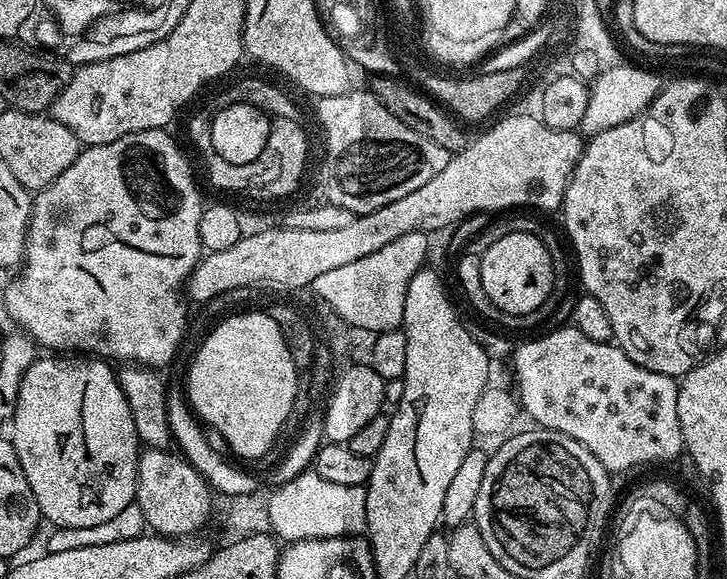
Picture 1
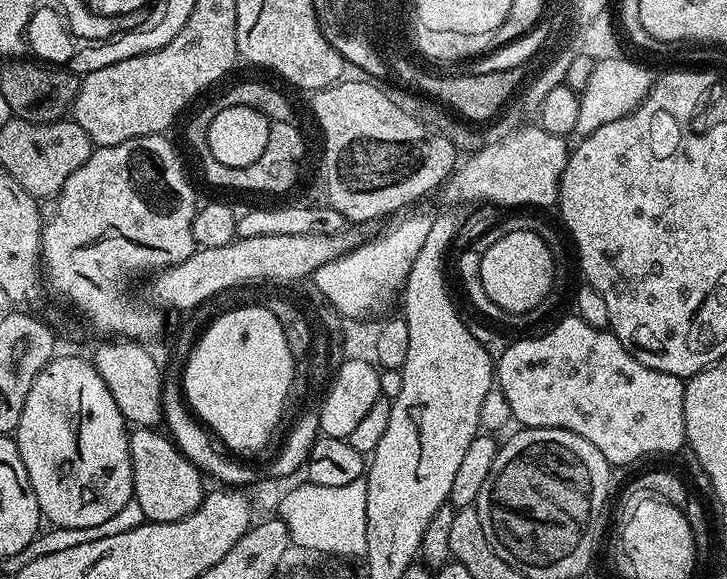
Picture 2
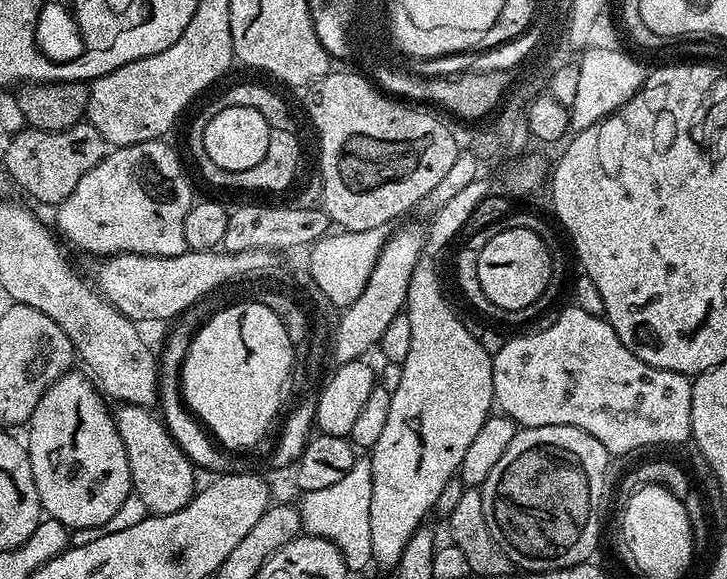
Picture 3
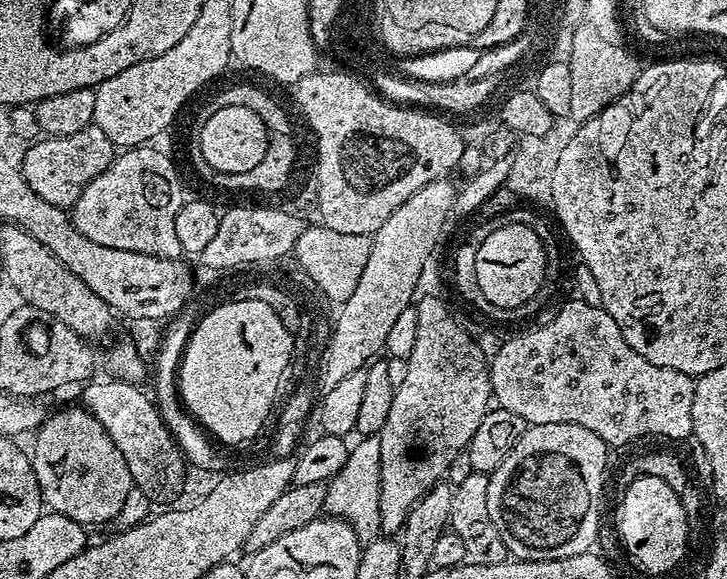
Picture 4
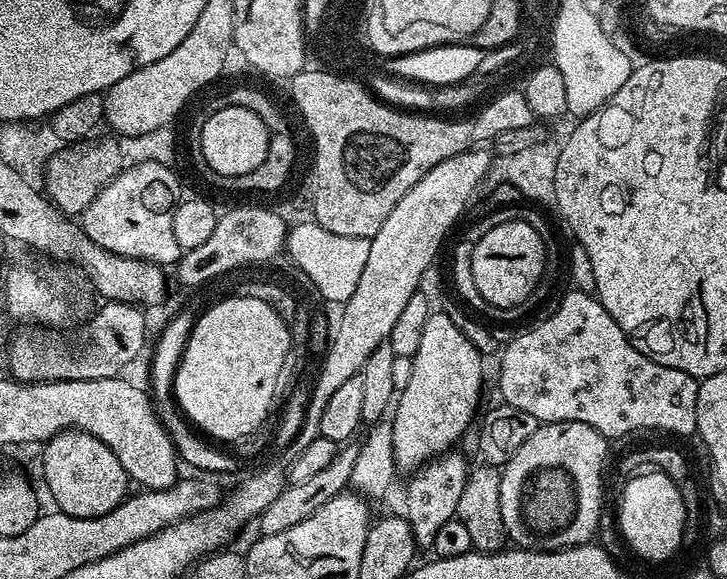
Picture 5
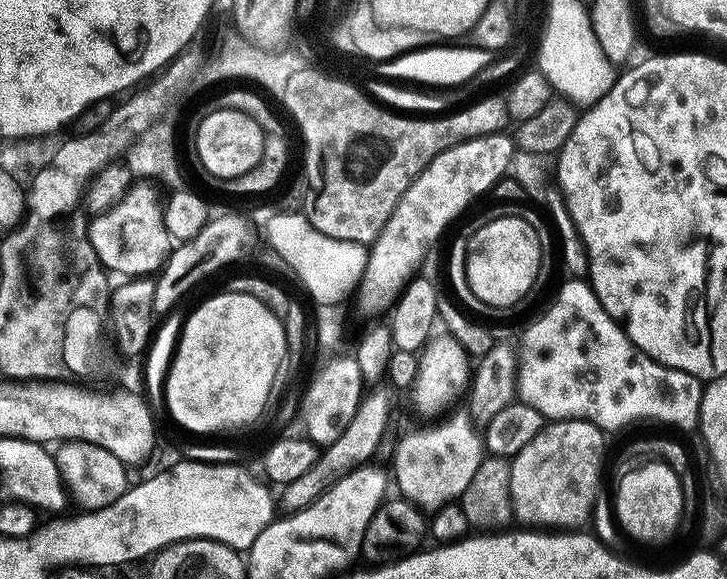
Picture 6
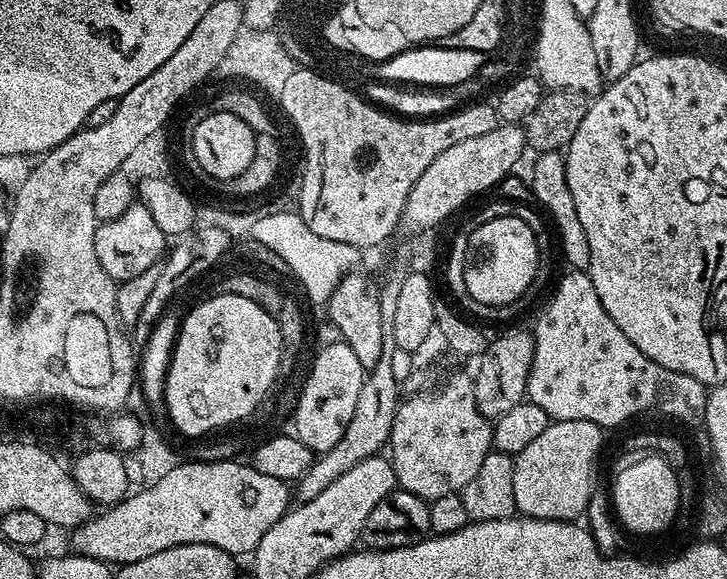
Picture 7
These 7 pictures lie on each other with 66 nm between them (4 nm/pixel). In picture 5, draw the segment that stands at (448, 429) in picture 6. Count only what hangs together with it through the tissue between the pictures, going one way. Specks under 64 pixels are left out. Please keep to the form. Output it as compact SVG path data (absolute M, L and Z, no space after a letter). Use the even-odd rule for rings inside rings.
M449 450L443 456L428 461L422 468L407 477L408 489L404 492L403 515L408 521L413 538L421 549L431 549L434 534L446 526L446 522L456 519L458 498L462 496L462 486L466 486L466 478L470 471L467 464L456 450Z

